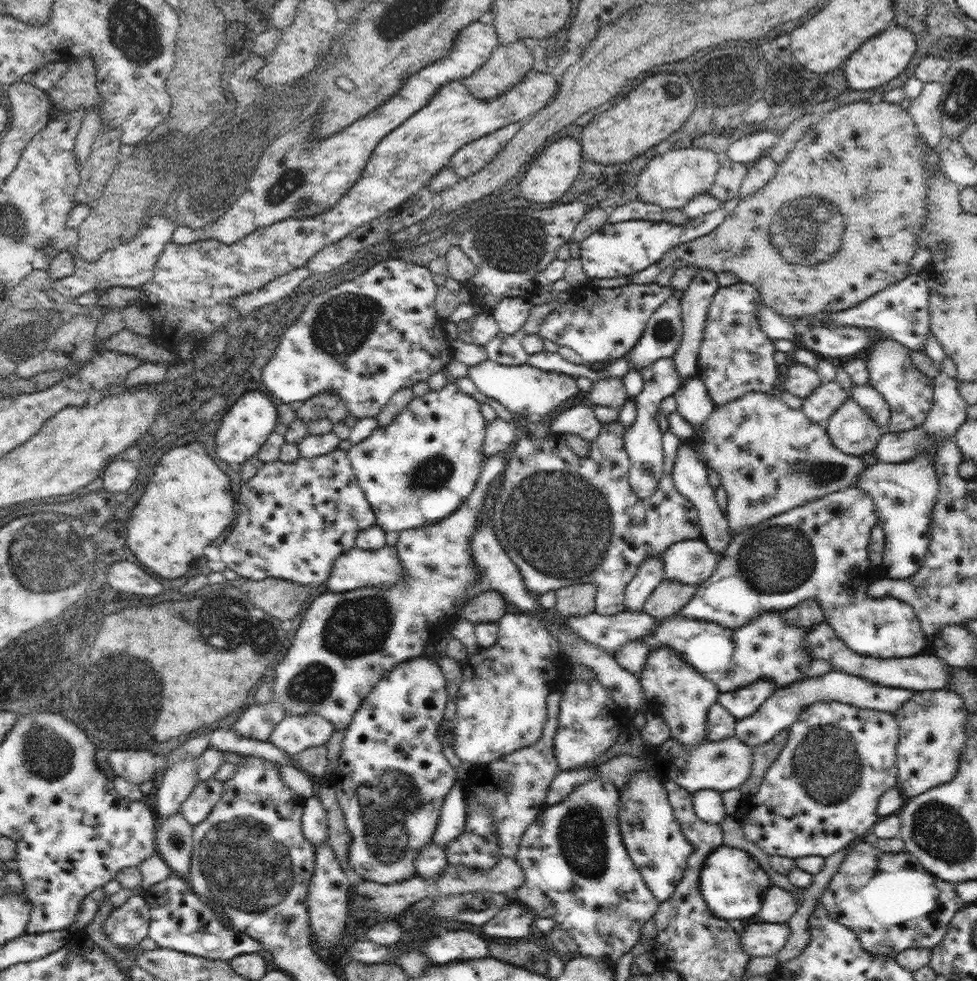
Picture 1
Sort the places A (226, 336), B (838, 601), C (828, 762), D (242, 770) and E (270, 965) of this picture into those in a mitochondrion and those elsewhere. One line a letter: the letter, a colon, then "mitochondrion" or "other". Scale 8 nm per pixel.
A: mitochondrion
B: other
C: mitochondrion
D: other
E: other

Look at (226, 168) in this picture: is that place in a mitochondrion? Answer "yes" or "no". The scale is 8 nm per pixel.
yes

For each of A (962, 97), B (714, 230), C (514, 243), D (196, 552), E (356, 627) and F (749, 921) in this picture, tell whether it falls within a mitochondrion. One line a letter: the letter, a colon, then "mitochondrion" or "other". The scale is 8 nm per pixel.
A: mitochondrion
B: other
C: mitochondrion
D: other
E: mitochondrion
F: other

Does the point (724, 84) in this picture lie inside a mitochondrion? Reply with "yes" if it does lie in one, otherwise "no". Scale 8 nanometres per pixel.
yes

